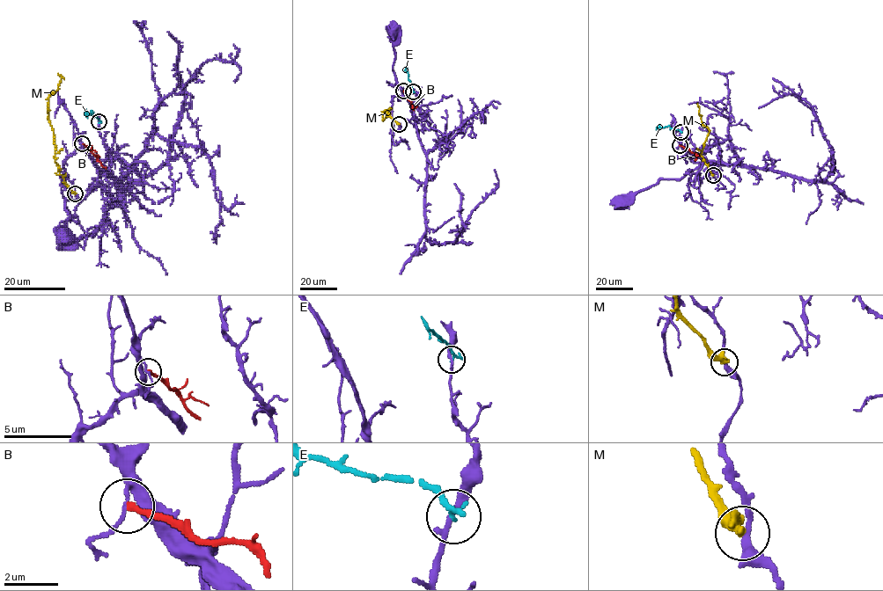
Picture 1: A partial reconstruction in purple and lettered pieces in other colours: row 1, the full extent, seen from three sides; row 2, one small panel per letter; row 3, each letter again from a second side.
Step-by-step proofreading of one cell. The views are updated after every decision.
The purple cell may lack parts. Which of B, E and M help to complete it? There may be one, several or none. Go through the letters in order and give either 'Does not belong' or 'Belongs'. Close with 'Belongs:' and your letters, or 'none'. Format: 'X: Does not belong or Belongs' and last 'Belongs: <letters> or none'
B: Does not belong
E: Does not belong
M: Does not belong
Belongs: none

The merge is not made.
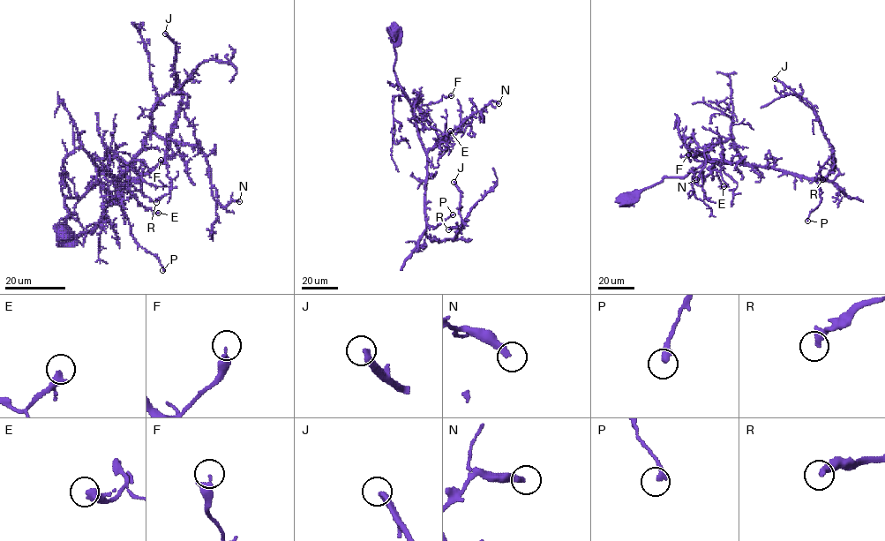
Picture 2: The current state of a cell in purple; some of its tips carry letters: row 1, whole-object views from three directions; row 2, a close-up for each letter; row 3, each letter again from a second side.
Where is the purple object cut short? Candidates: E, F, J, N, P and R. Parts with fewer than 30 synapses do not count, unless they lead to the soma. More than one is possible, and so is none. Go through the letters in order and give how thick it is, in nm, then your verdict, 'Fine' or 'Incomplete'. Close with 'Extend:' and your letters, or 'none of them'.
E: Thickness 280 nm. Fine
F: Thickness 320 nm. Fine
J: Thickness 320 nm. Incomplete
N: Thickness 320 nm. Fine
P: Thickness 300 nm. Fine
R: Thickness 360 nm. Fine
Extend: J

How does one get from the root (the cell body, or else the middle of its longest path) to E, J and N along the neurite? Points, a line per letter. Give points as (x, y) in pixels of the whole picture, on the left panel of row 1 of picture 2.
E: (64, 234), (64, 199), (79, 198), (95, 181), (97, 169), (158, 213)
J: (64, 234), (64, 199), (79, 198), (97, 169), (121, 179), (119, 199), (164, 160), (182, 99), (165, 33)
N: (64, 234), (64, 199), (79, 198), (97, 169), (120, 176), (153, 133), (194, 146), (218, 202), (239, 201)

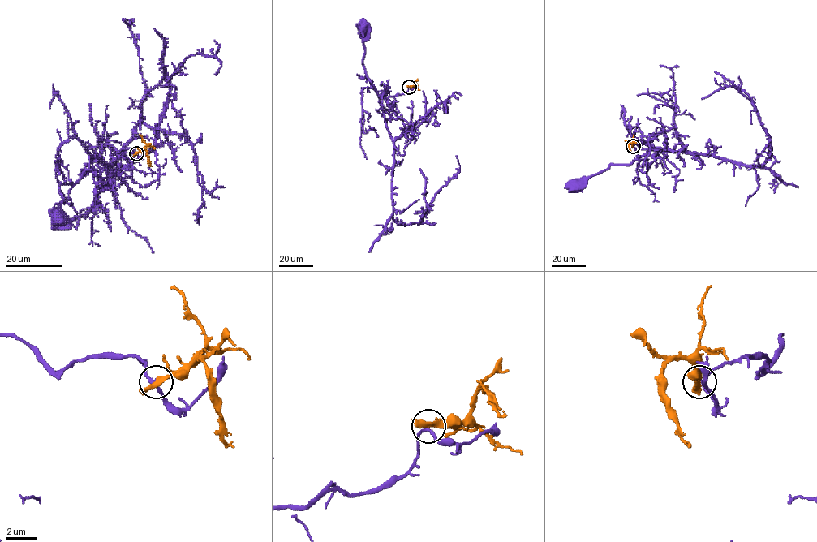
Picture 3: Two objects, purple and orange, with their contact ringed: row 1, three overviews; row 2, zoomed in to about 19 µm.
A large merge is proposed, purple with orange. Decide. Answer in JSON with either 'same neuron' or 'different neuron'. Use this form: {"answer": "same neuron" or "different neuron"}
{"answer": "different neuron"}

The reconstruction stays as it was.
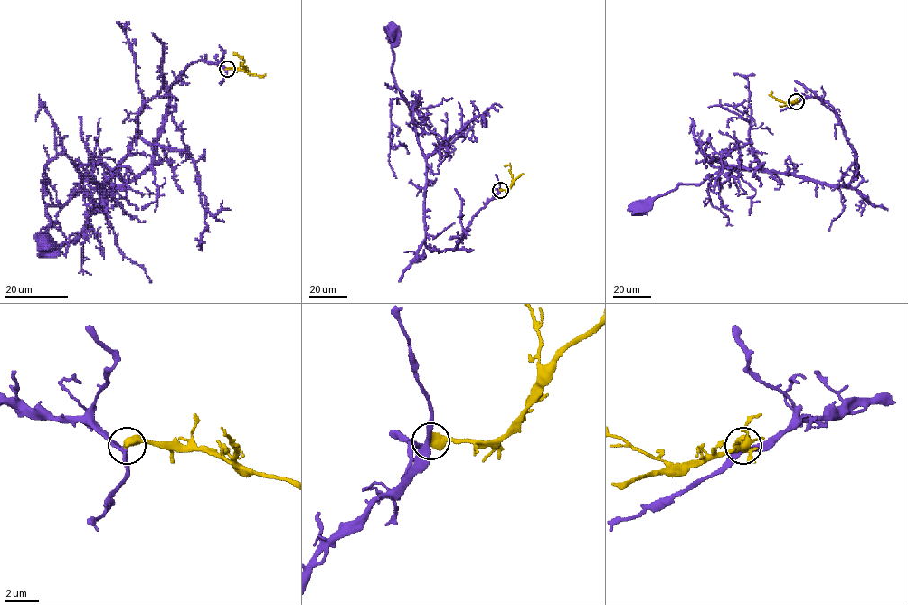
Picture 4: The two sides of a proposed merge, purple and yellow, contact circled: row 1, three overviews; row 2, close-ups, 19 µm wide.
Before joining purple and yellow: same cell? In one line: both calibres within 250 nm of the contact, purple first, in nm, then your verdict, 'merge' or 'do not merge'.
260/650 nm | merge

